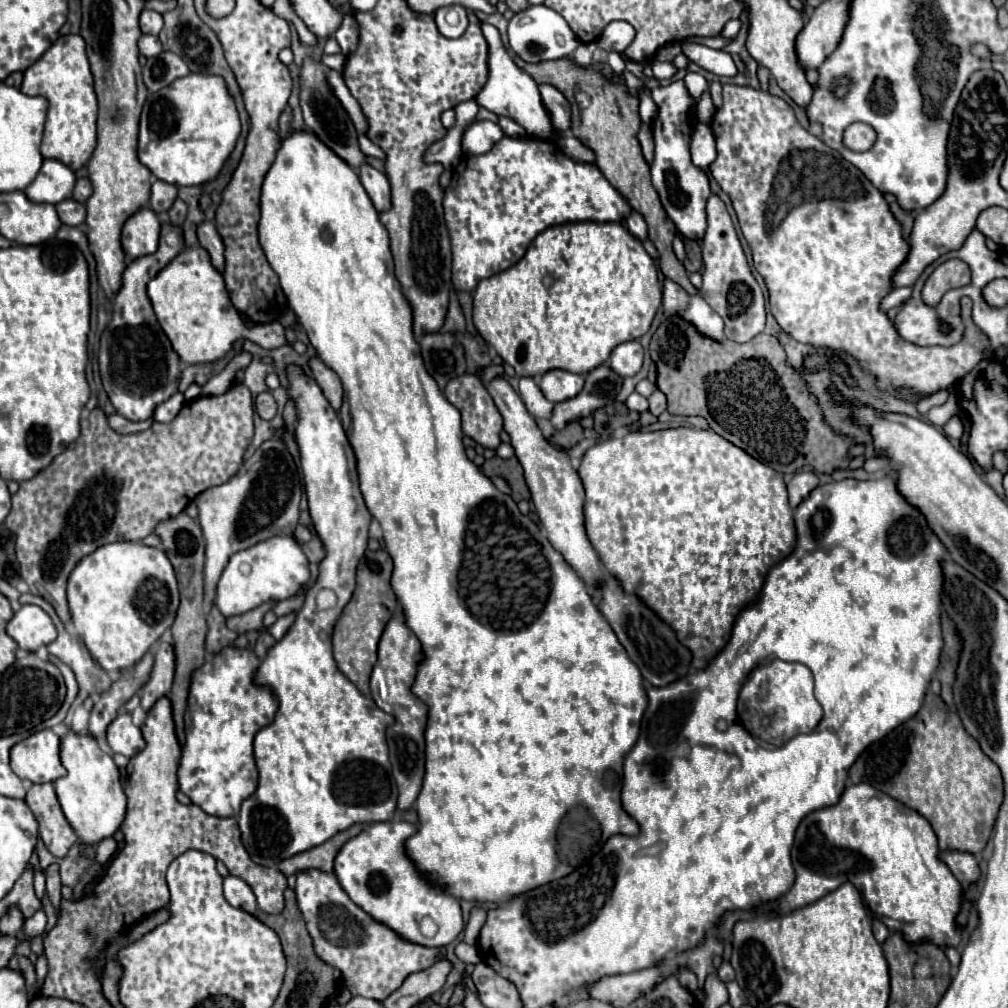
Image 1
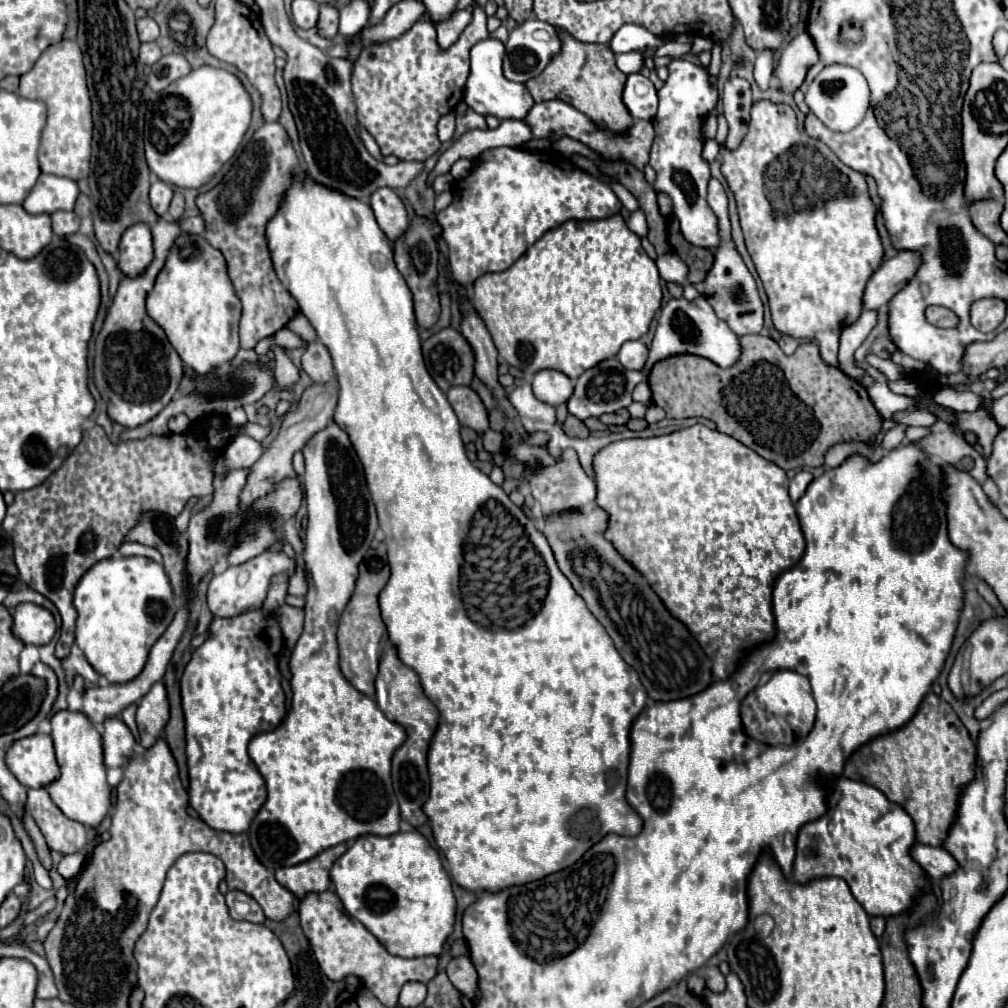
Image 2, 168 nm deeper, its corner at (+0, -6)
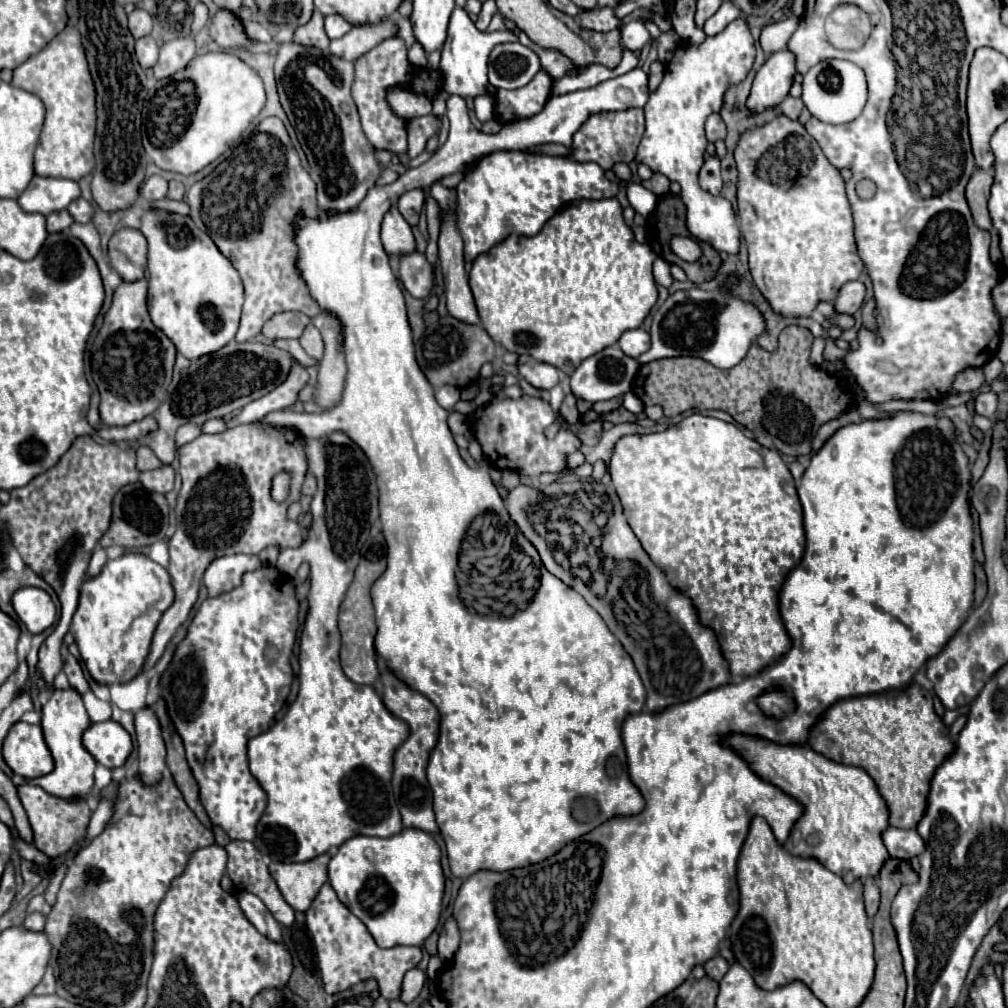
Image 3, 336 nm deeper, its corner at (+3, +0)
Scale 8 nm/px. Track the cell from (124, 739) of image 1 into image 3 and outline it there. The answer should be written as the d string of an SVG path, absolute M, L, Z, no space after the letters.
M101 722L101 724L91 724L87 732L83 734L83 746L89 750L89 754L103 766L107 768L119 768L125 764L127 756L133 750L133 742L129 732L113 722Z

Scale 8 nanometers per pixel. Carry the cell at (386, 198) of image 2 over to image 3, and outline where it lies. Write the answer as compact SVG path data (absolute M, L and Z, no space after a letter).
M391 206L391 210L383 218L381 242L383 242L383 248L389 256L409 254L409 250L415 250L415 246L417 246L413 232L411 232L411 226L399 214L397 206Z

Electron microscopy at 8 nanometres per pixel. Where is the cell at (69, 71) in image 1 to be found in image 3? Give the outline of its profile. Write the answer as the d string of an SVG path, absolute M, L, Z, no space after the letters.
M67 26L39 54L13 70L11 84L41 98L45 104L45 124L39 146L34 152L34 171L41 176L81 180L93 170L93 138L95 138L95 90L85 62L85 50L75 26Z

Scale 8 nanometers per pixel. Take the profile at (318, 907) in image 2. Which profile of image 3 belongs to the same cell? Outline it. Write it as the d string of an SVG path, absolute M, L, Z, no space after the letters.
M331 884L321 886L311 908L305 912L305 918L307 918L307 928L315 942L321 978L327 994L343 992L353 984L373 978L379 984L381 996L387 1000L395 1000L401 996L401 982L405 972L415 968L423 956L421 948L415 948L415 946L379 948L373 936L363 926L363 922L357 916L353 916L345 904L339 902Z

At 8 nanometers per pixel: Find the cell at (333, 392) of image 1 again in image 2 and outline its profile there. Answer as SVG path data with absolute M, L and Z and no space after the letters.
M310 342L304 356L302 356L302 370L316 382L316 384L326 384L332 382L334 368L332 368L332 358L324 344L320 342Z

